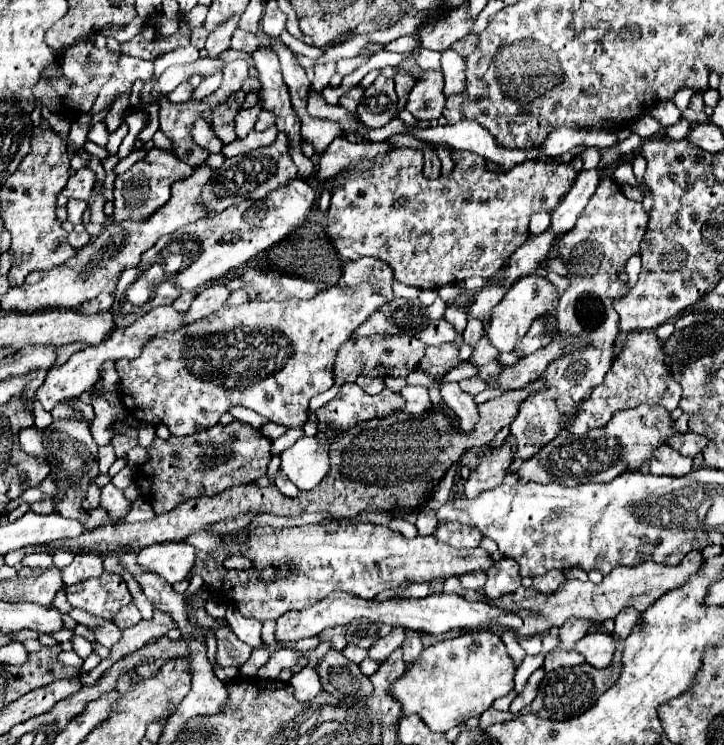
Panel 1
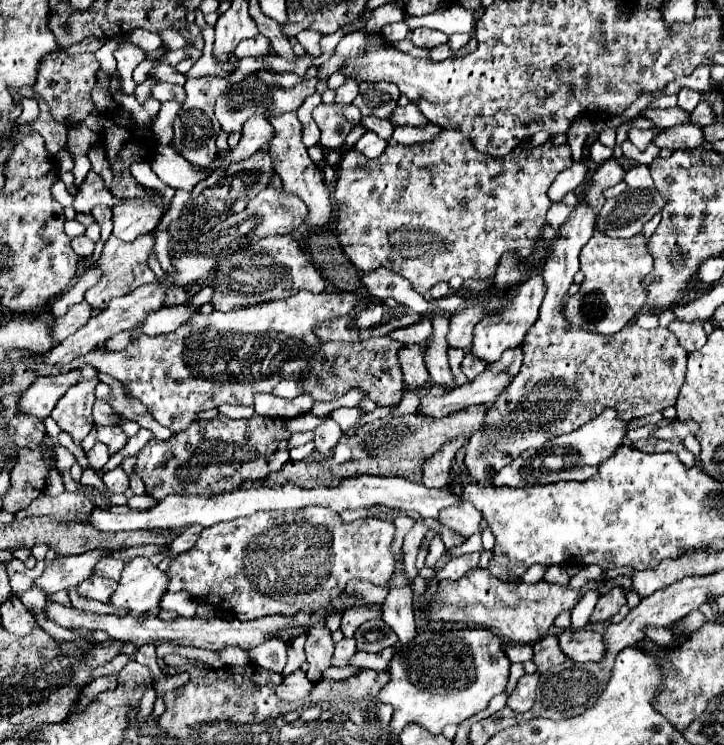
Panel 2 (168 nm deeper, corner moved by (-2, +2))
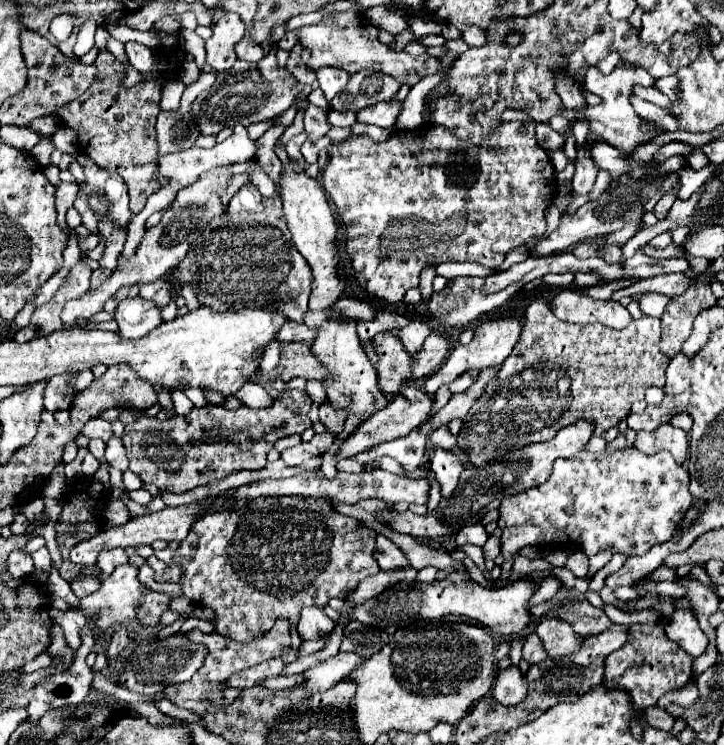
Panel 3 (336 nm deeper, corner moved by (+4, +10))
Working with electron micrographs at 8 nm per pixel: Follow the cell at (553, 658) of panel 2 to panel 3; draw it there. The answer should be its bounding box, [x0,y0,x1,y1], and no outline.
[522,633,546,663]

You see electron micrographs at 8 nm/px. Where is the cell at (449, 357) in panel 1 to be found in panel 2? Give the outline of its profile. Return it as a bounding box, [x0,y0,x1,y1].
[400,345,426,389]

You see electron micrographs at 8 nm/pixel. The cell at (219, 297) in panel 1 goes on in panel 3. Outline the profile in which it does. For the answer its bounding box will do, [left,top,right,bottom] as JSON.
[114,297,162,339]

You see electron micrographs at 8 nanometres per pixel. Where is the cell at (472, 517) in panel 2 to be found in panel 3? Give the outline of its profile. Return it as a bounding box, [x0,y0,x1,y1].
[430,449,462,497]

